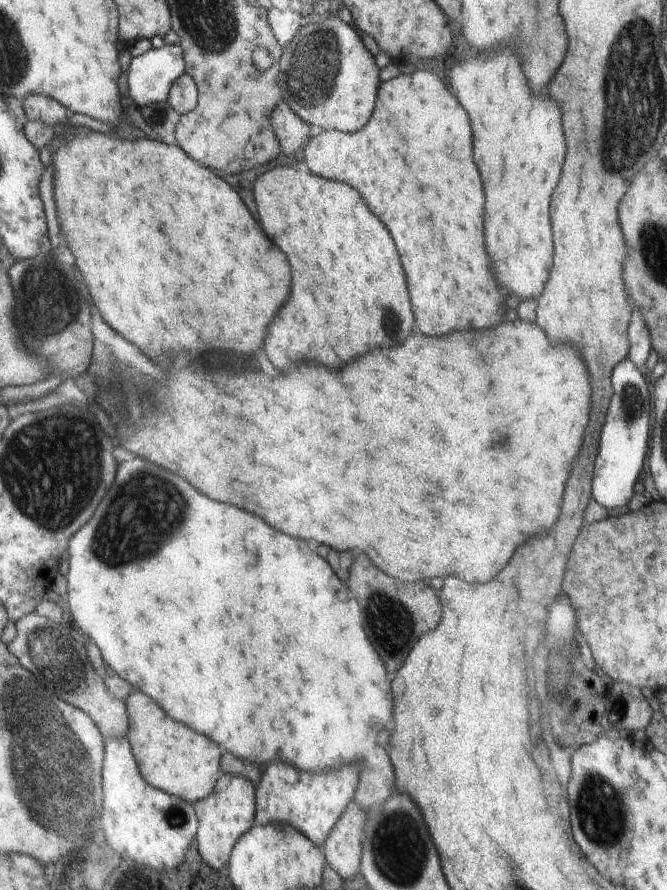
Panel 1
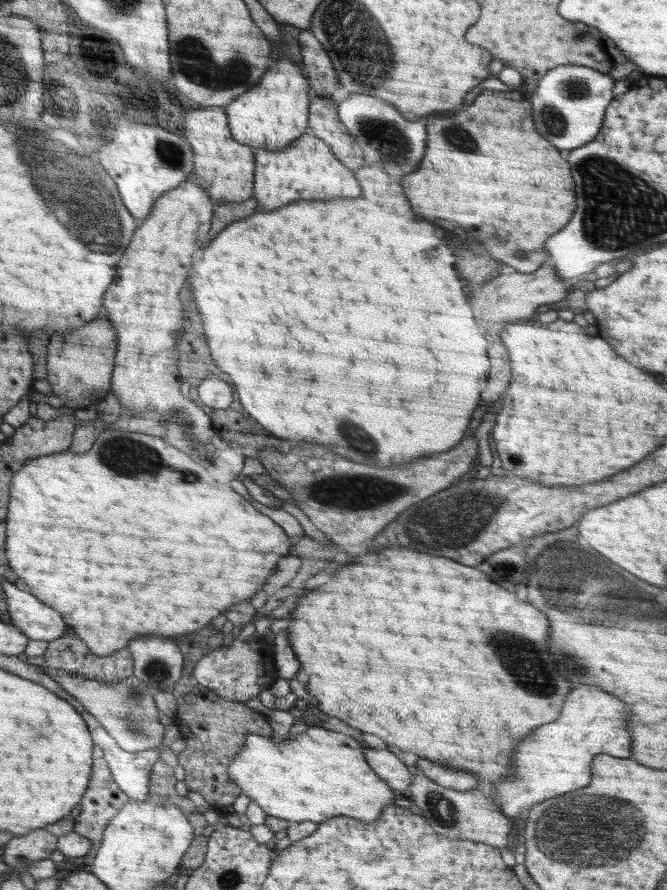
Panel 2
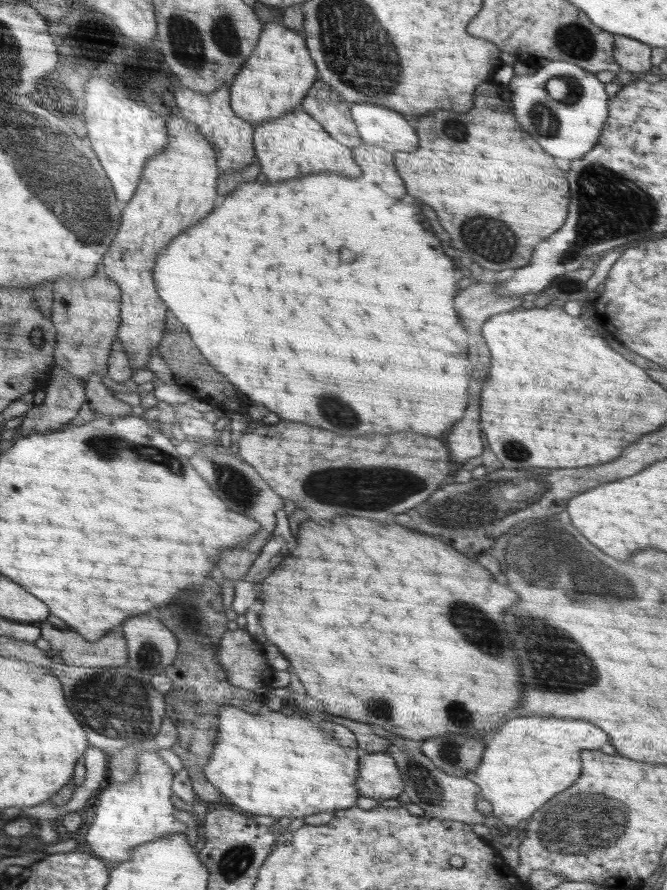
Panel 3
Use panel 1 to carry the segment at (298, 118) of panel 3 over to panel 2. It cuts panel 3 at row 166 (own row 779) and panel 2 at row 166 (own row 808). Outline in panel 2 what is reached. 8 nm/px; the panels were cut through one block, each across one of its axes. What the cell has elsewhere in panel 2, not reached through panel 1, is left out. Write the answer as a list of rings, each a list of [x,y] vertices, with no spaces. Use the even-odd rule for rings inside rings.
[[[310,128],[300,138],[284,150],[256,150],[255,152],[255,177],[253,196],[260,204],[260,210],[276,210],[291,202],[299,200],[334,200],[335,198],[358,198],[361,195],[355,173],[346,168],[331,152],[330,147],[313,135]]]

